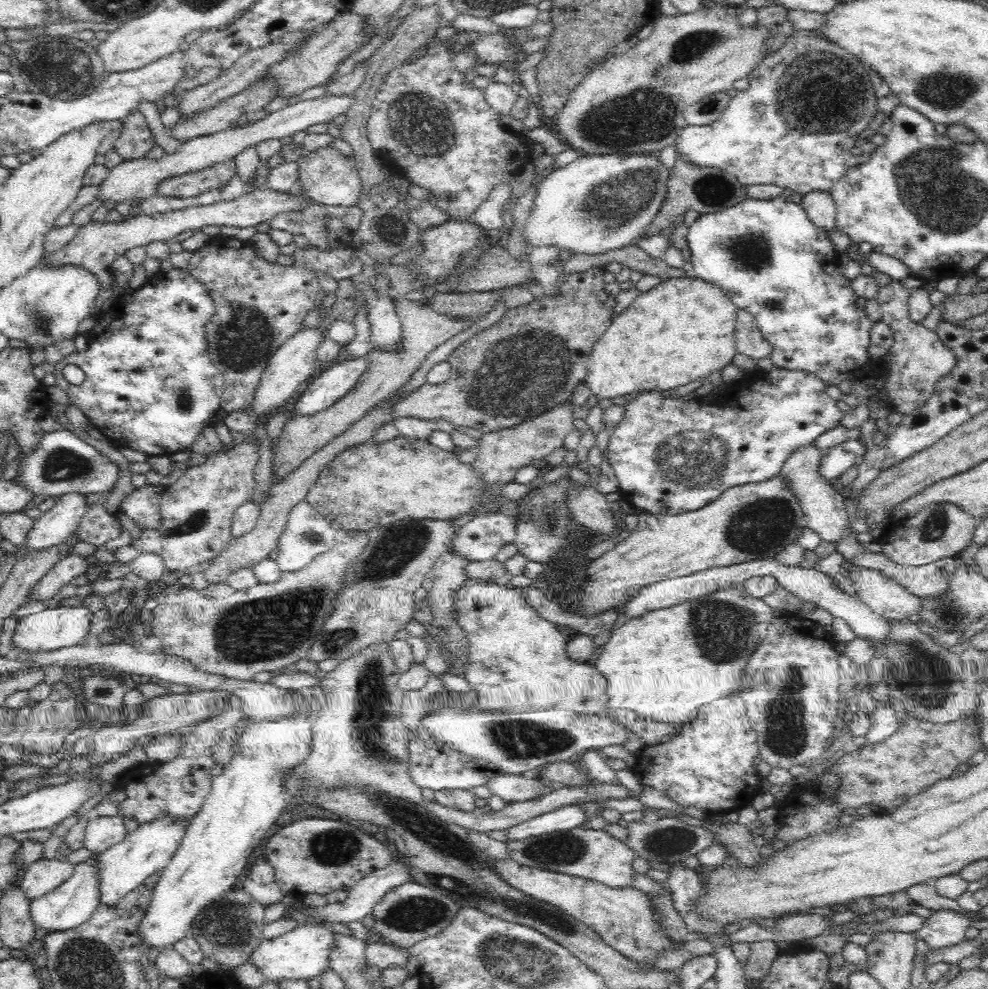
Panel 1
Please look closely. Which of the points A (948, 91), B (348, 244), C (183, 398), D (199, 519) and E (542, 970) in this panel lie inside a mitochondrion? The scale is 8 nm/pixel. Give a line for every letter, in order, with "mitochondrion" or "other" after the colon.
A: mitochondrion
B: other
C: mitochondrion
D: mitochondrion
E: mitochondrion

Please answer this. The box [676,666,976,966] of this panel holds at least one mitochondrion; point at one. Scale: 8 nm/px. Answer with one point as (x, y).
(934, 693)

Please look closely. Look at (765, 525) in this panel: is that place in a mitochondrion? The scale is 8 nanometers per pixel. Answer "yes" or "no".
yes

